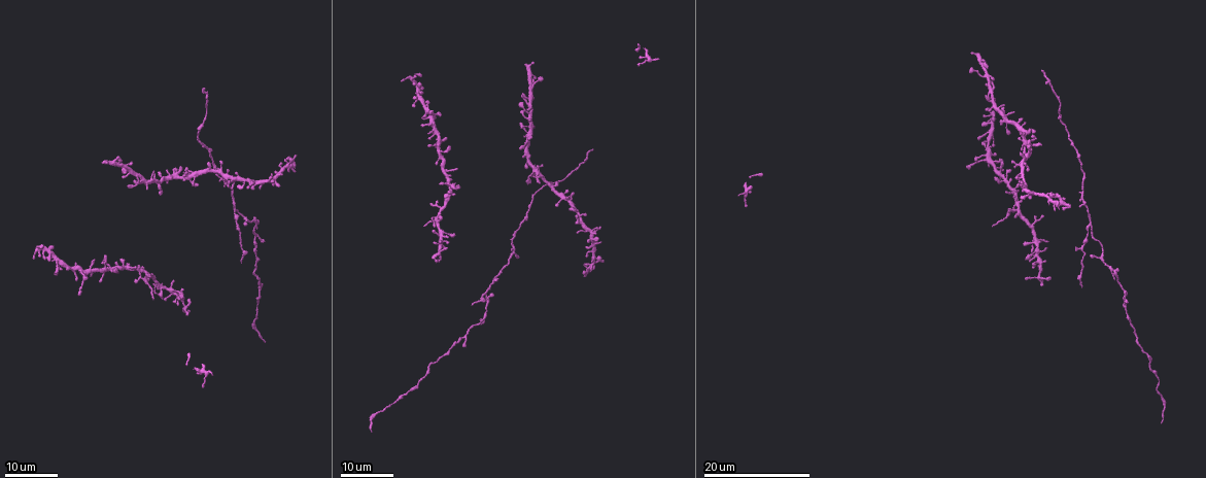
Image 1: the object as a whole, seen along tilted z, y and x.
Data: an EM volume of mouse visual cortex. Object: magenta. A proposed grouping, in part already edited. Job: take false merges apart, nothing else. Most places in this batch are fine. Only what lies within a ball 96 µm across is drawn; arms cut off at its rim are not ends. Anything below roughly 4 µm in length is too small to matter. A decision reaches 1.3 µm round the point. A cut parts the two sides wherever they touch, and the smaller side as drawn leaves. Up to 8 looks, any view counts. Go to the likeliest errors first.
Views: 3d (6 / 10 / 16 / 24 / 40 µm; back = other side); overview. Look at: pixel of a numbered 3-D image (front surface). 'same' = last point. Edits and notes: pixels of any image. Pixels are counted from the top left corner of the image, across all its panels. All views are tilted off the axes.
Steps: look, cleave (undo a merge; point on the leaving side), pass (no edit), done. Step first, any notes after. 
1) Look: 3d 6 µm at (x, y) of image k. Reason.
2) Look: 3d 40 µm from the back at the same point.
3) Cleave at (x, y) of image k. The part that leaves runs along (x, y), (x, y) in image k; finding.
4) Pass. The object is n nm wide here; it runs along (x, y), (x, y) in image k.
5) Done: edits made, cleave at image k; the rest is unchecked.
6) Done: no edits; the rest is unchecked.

Look: 3d 16 µm at (1019, 212) of image 1. Four or more arms meet.

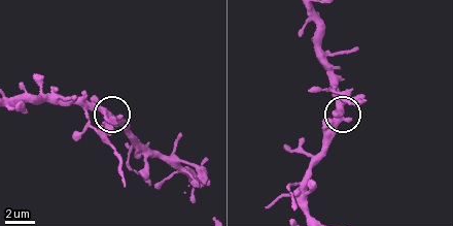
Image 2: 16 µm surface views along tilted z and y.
Look: 3d 6 µm at (342, 109) of image 2. Closer look.

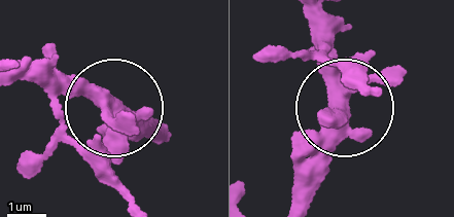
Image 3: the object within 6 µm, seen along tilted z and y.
Pass. Continuous, no second neuron.

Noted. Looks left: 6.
Look: 3d 24 µm at (183, 177) of image 1. Four-way junction.

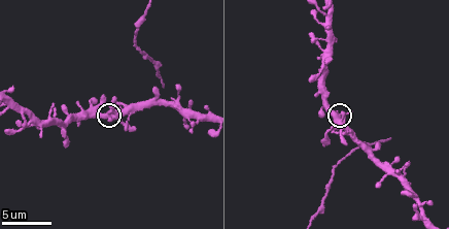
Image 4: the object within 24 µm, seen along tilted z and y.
Look: 3d 6 µm at (106, 114) of image 4. Zoom in.

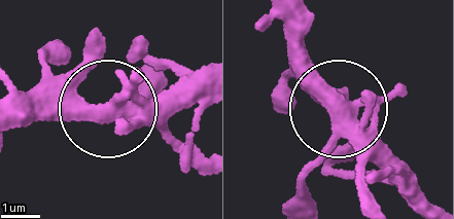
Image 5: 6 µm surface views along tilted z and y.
Pass. The side arm is 28 µm long; continuous, no second neuron.

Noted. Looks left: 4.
Look: 3d 16 µm at (987, 74) of image 1. Two arms in line, one across.

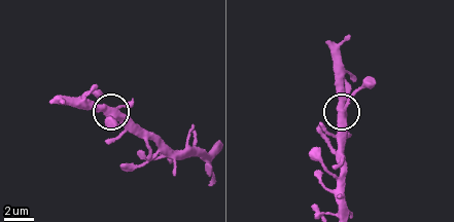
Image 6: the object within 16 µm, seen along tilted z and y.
Look: 3d 10 µm at (110, 113) of image 6.

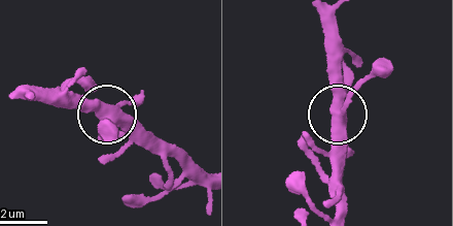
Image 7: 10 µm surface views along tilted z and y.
Pass. 3 arms meet here; it runs along (345, 212), (345, 150), (334, 61) in image 7; all the same neuron.

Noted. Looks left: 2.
Look: 3d 16 µm at (1062, 201) of image 1. Sudden change in width.

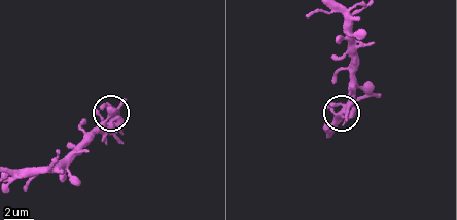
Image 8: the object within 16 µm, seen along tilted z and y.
Look: 3d 10 µm at (339, 117) of image 8.

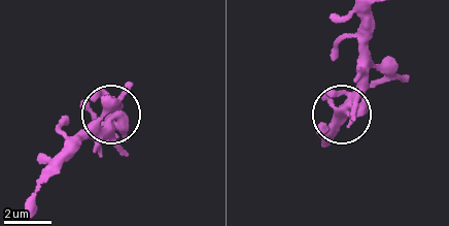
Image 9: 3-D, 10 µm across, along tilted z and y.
Pass. 5 arms meet here; one neuron here.

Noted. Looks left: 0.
Done: no edits; the rest is unchecked.

